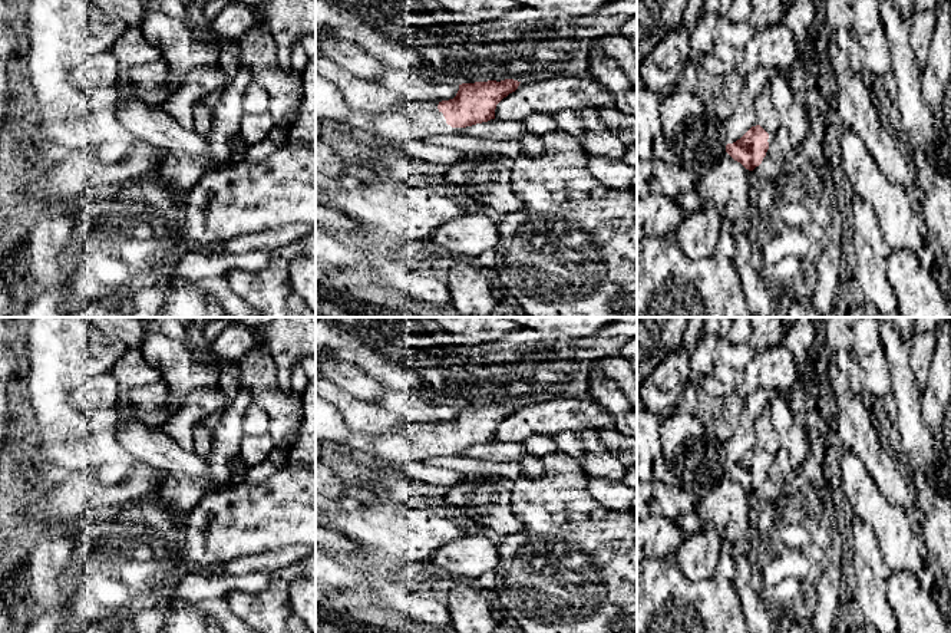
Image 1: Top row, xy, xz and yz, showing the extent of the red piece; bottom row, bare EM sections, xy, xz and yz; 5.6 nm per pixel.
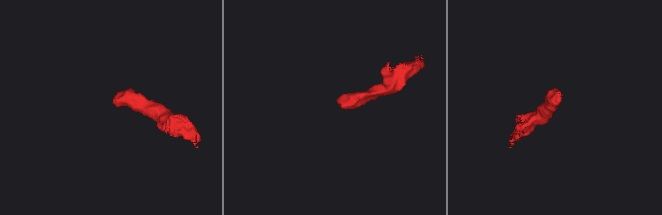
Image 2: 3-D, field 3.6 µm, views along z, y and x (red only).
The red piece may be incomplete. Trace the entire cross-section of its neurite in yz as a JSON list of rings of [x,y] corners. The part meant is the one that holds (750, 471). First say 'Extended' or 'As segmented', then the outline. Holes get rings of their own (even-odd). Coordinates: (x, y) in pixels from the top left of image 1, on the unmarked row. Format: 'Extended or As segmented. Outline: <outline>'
Extended. Outline: [[[756,444],[740,461],[726,466],[726,474],[746,491],[759,488],[775,466],[775,455],[766,454]]]

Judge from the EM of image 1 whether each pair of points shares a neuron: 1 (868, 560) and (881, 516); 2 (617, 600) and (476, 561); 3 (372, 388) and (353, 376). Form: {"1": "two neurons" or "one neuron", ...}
{"1": "two neurons", "2": "two neurons", "3": "one neuron"}

